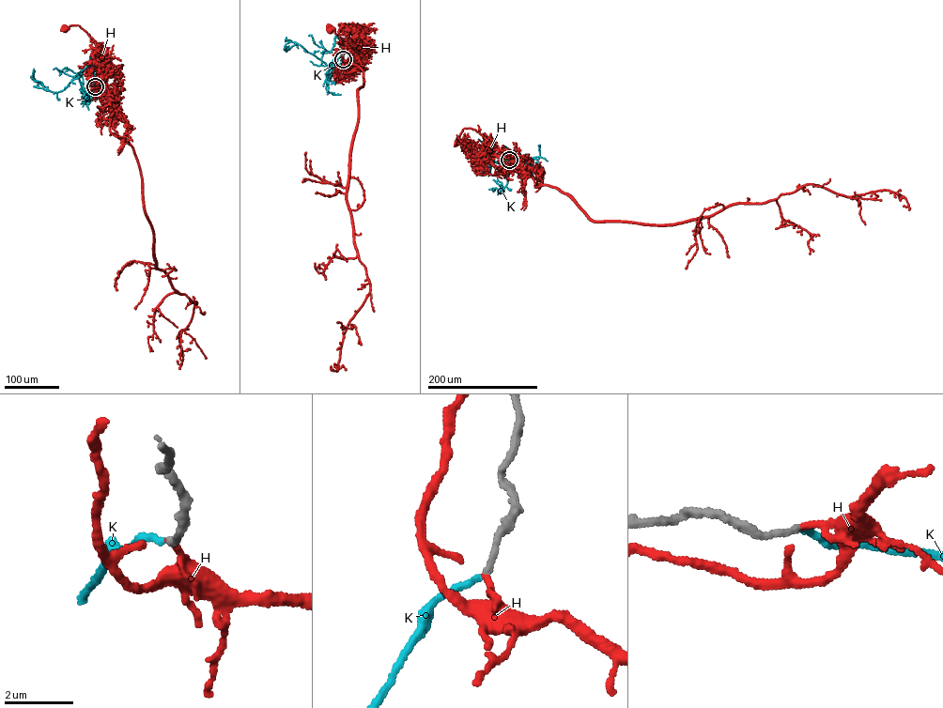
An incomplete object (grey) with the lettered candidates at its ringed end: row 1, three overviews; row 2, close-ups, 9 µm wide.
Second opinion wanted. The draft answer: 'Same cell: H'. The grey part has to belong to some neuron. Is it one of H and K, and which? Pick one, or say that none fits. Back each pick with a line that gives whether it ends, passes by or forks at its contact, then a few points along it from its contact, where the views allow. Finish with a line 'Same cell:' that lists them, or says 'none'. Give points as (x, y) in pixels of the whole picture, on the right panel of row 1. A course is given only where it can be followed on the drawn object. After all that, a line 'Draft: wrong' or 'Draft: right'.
K: it ends; course (509, 160), (521, 164), (526, 162), (520, 157), (511, 158), (507, 182), (501, 190), (502, 186), (493, 179)
Same cell: K
Draft: wrong

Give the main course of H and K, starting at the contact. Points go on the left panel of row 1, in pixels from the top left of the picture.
H: (95, 86), (100, 92), (112, 93), (110, 102), (100, 84), (109, 56), (80, 25), (64, 28)
K: (95, 86), (86, 93), (76, 76), (64, 89), (54, 92), (32, 77), (34, 69)

